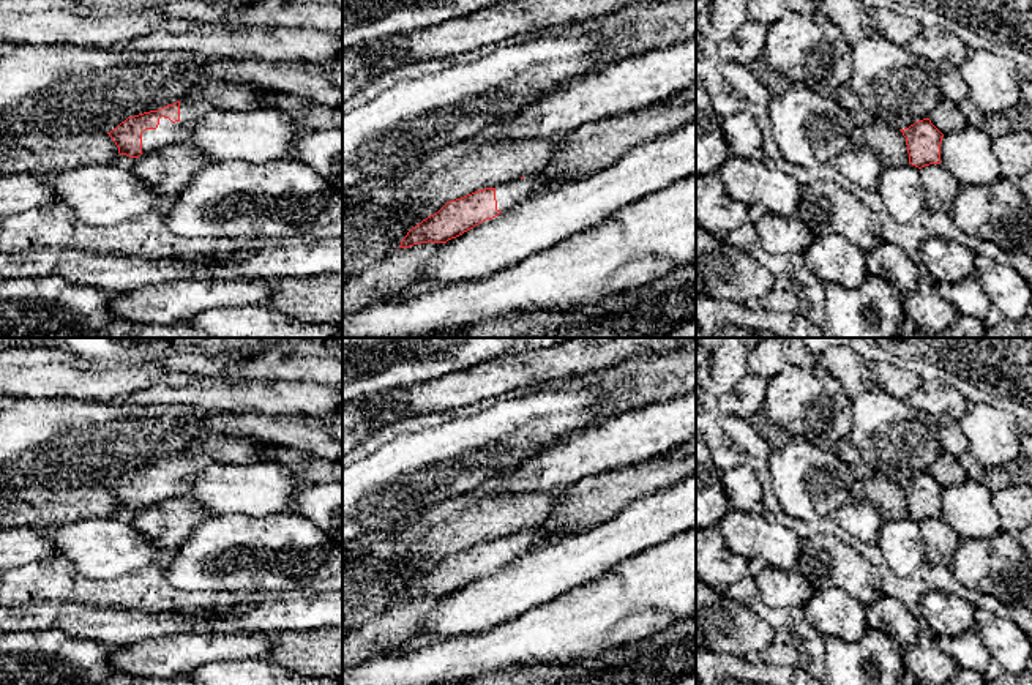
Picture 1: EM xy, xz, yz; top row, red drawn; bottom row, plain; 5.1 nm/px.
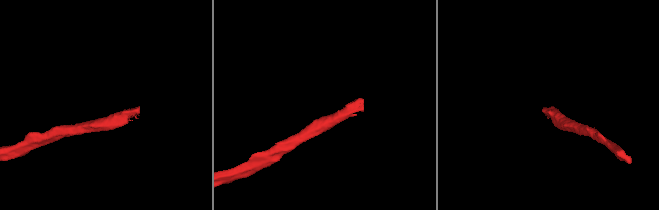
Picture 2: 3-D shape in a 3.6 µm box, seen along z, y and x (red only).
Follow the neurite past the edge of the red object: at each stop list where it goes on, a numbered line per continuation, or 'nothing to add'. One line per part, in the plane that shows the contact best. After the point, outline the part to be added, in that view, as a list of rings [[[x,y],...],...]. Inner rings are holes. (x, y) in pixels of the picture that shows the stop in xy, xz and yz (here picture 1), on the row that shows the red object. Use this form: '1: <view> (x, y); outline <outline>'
1: xy (168, 133); outline [[[180,103],[180,120],[172,123],[161,117],[156,129],[142,133],[142,155],[183,142],[191,125],[197,123],[213,107],[208,103]]]

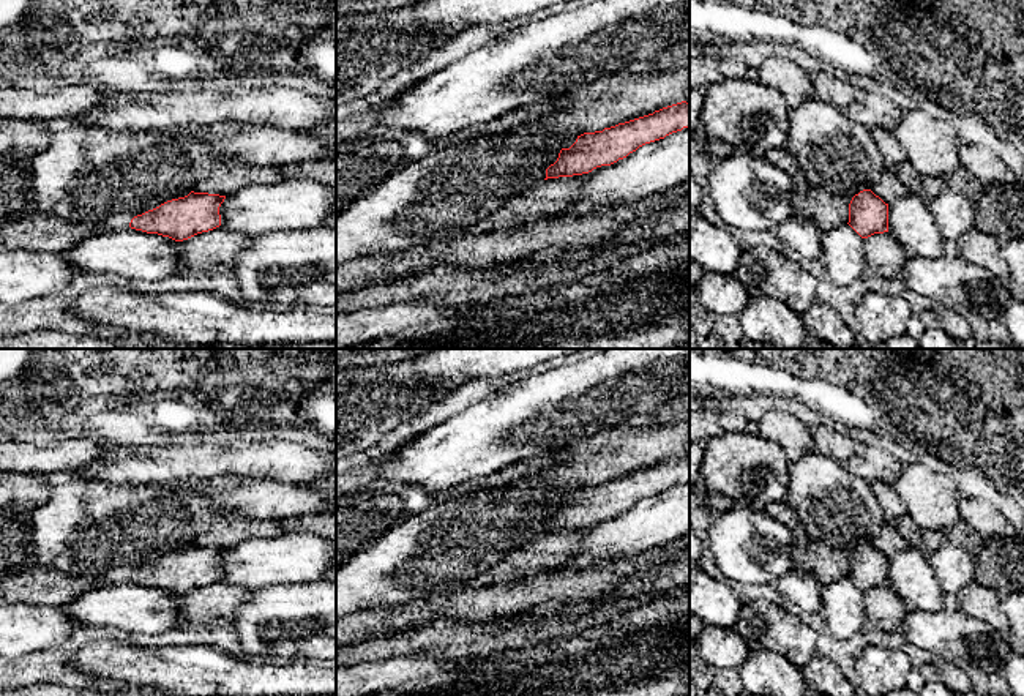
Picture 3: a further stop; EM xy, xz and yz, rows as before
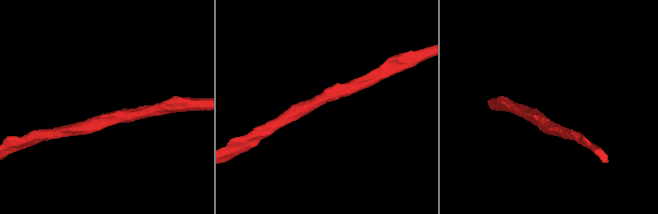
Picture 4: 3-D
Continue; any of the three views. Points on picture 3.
nothing to add

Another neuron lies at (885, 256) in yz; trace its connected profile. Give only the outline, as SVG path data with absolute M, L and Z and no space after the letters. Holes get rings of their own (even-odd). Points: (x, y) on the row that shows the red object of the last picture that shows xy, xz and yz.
M890 232L865 238L865 254L869 271L888 279L899 278L909 259L903 245Z

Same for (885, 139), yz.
M877 126L871 129L871 134L880 152L885 155L890 169L907 159L904 145L896 139L891 129Z

